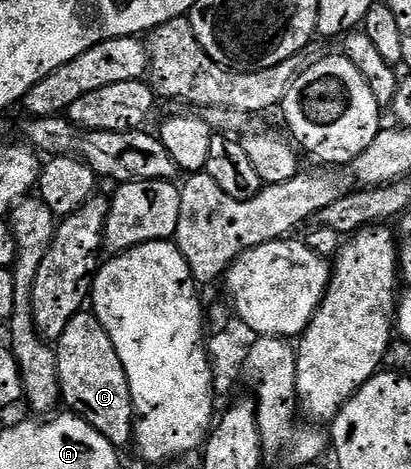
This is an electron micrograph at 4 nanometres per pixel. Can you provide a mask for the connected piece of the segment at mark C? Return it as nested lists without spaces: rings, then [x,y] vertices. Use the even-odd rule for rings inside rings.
[[[80,312],[69,320],[65,332],[57,339],[55,359],[62,405],[101,432],[116,448],[130,447],[135,432],[135,405],[129,392],[129,380],[121,356],[117,356],[117,348],[113,348],[113,340],[109,340],[94,313]]]

